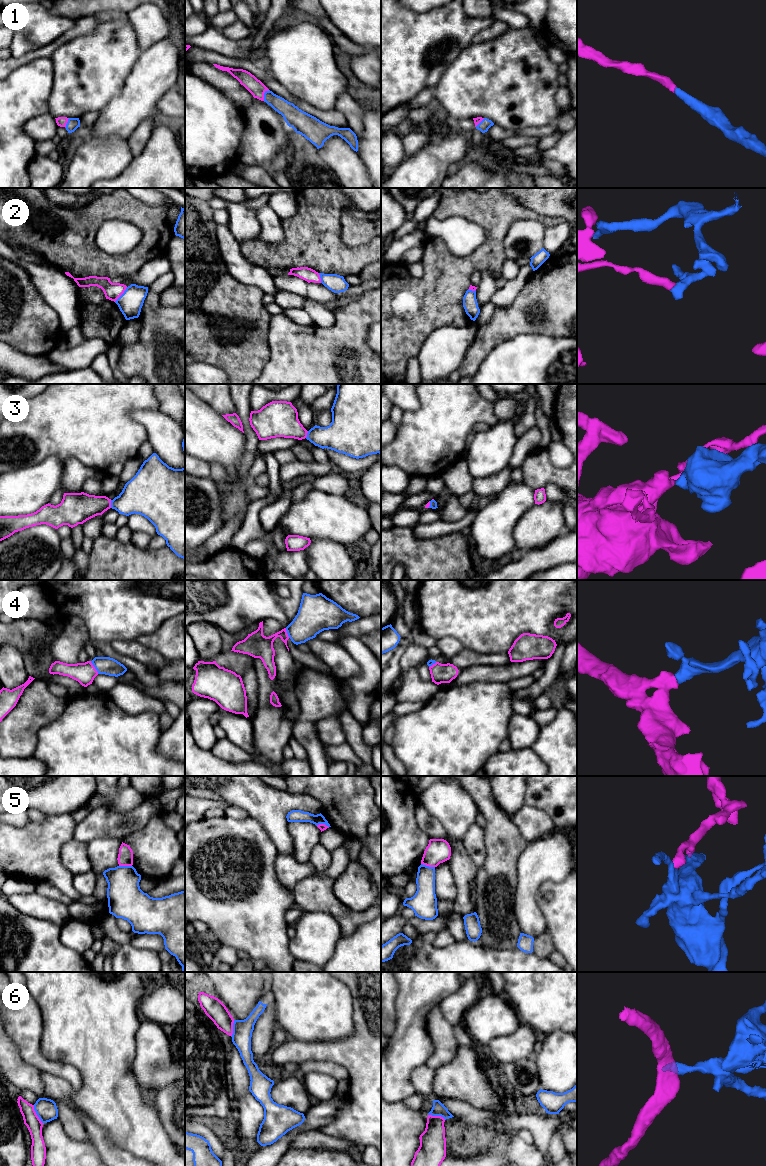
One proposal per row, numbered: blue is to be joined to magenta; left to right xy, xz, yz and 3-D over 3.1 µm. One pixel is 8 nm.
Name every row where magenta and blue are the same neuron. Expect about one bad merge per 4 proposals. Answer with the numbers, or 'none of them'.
1, 3, 4

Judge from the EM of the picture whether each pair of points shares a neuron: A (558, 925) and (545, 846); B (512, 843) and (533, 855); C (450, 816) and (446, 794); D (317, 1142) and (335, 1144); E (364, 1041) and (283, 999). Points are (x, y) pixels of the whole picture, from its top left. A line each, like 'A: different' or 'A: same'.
A: different
B: different
C: same
D: same
E: different

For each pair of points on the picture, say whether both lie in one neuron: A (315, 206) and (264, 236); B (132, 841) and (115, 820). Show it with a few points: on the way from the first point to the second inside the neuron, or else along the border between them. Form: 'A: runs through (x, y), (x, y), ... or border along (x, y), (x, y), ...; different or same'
A: border along (281, 219), (283, 239), (277, 243), (265, 243); different
B: border along (147, 821), (144, 826), (128, 833), (122, 840); different

